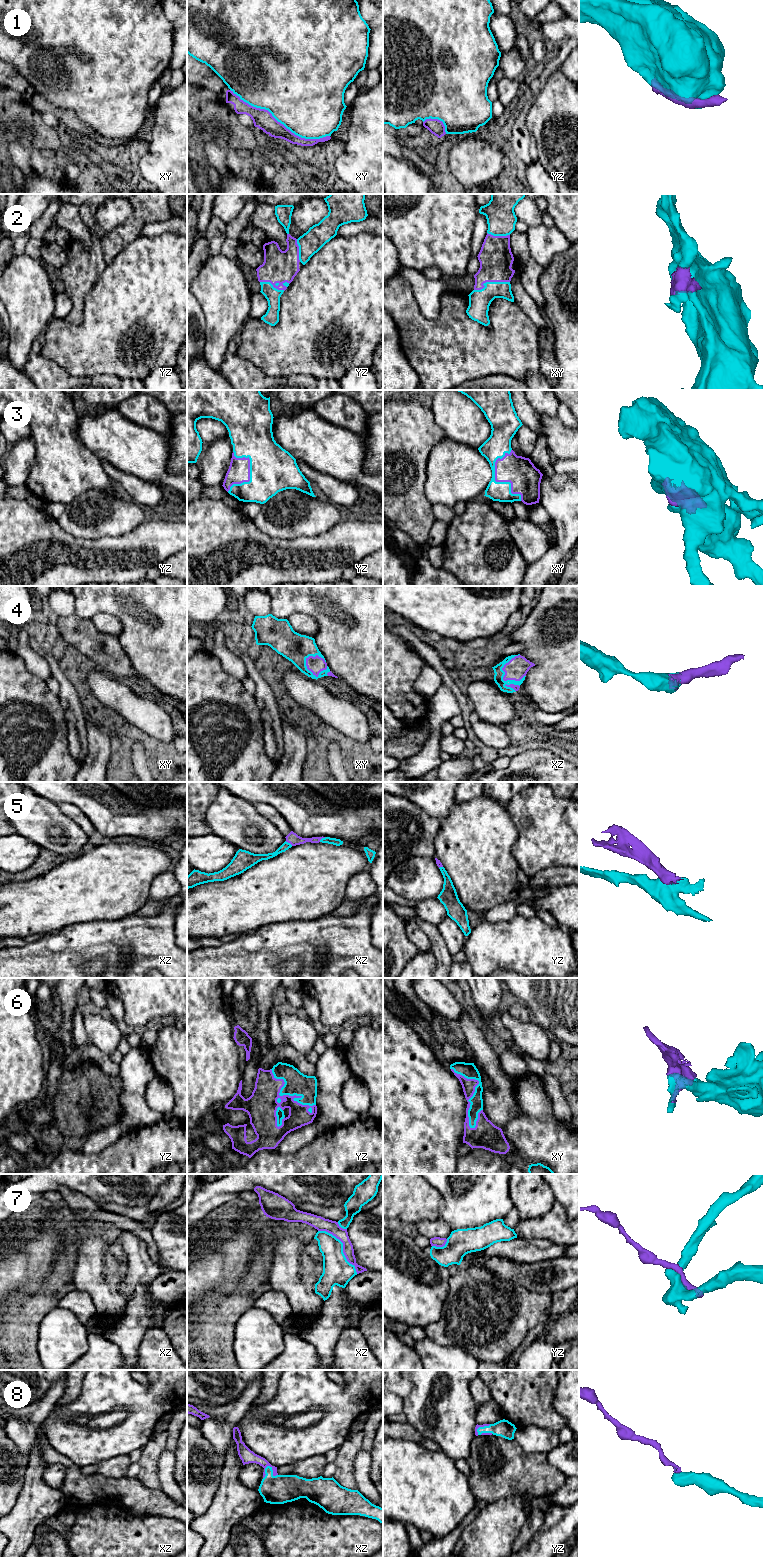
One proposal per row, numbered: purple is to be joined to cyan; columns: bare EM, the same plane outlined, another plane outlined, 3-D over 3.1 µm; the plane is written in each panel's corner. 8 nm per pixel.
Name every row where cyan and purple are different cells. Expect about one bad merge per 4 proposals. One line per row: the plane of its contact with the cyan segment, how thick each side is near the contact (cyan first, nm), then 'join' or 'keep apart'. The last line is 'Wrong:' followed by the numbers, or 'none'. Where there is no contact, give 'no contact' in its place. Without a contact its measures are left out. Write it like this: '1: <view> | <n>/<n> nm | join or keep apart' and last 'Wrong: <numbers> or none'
1: xy | 500/160 nm | keep apart
2: xy | 180/260 nm | join
3: xy | 160/240 nm | join
4: xy | 220/130 nm | join
5: xz | 60/90 nm | join
6: yz | 190/240 nm | join
7: xz | 220/110 nm | keep apart
8: xz | 240/120 nm | join
Wrong: 1, 7

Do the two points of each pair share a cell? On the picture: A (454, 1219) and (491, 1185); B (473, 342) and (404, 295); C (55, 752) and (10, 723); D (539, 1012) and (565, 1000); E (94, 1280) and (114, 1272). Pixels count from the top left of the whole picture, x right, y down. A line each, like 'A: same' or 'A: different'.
A: same
B: same
C: same
D: same
E: same

